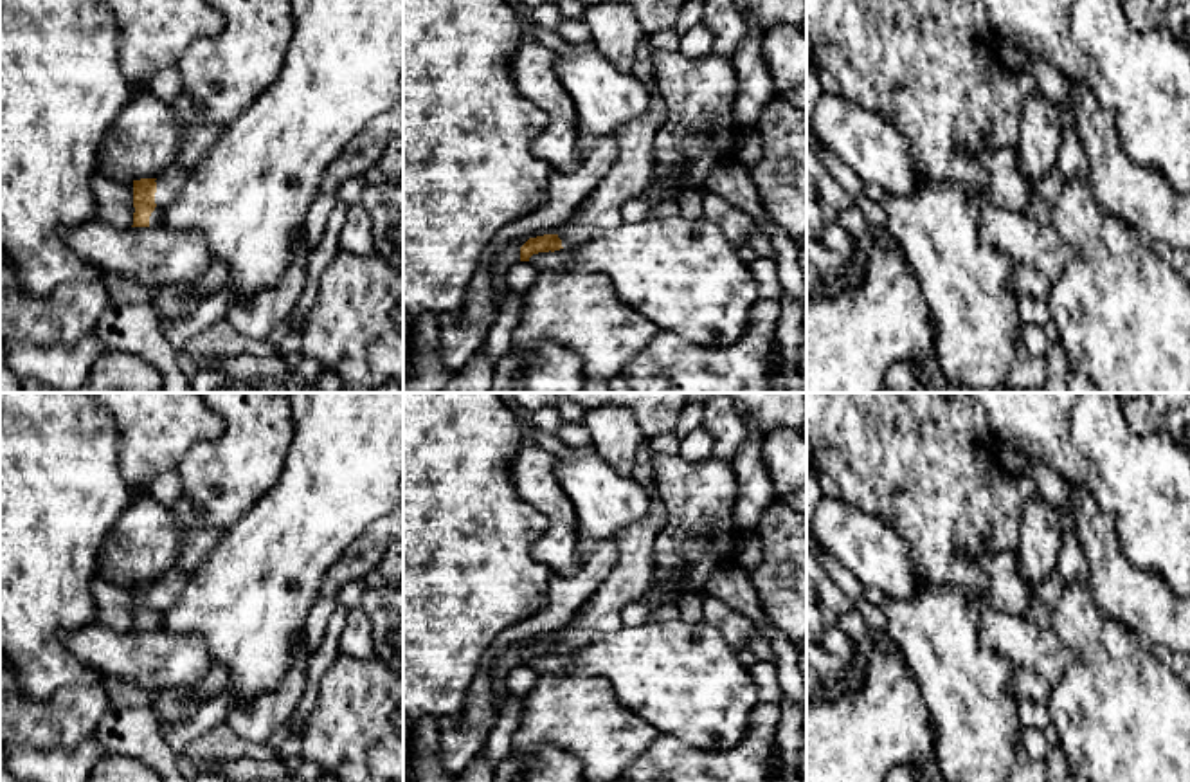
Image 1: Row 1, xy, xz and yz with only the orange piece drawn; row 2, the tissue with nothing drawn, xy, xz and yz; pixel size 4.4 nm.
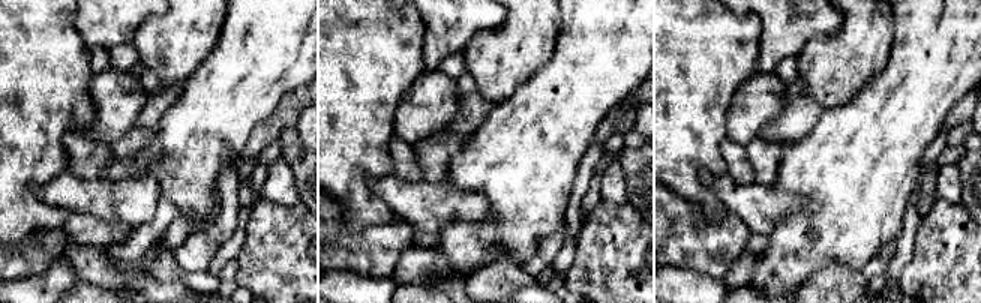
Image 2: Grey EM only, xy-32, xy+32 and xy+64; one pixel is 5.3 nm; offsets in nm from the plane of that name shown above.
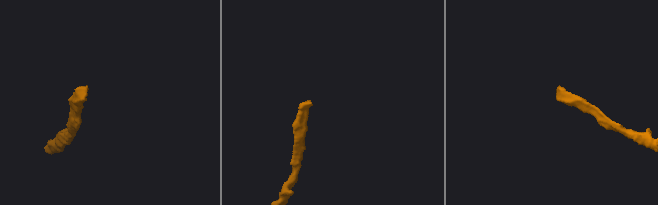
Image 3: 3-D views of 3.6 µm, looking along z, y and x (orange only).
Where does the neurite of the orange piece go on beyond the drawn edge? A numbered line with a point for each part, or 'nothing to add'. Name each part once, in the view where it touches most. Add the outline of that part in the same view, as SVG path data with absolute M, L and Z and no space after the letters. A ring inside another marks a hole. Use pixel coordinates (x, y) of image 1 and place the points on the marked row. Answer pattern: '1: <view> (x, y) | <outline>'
1: xy (170, 184) | M171 166L164 171L157 182L155 211L149 216L149 227L162 227L166 218L166 207L180 195L185 182L191 177L193 168Z

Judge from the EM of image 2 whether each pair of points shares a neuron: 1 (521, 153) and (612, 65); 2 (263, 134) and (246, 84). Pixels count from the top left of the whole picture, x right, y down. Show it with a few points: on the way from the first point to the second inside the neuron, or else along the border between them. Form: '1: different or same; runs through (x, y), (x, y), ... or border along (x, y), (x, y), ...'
1: same; runs through (539, 129), (588, 78)
2: different; border along (284, 96), (278, 107), (251, 132), (240, 152)

